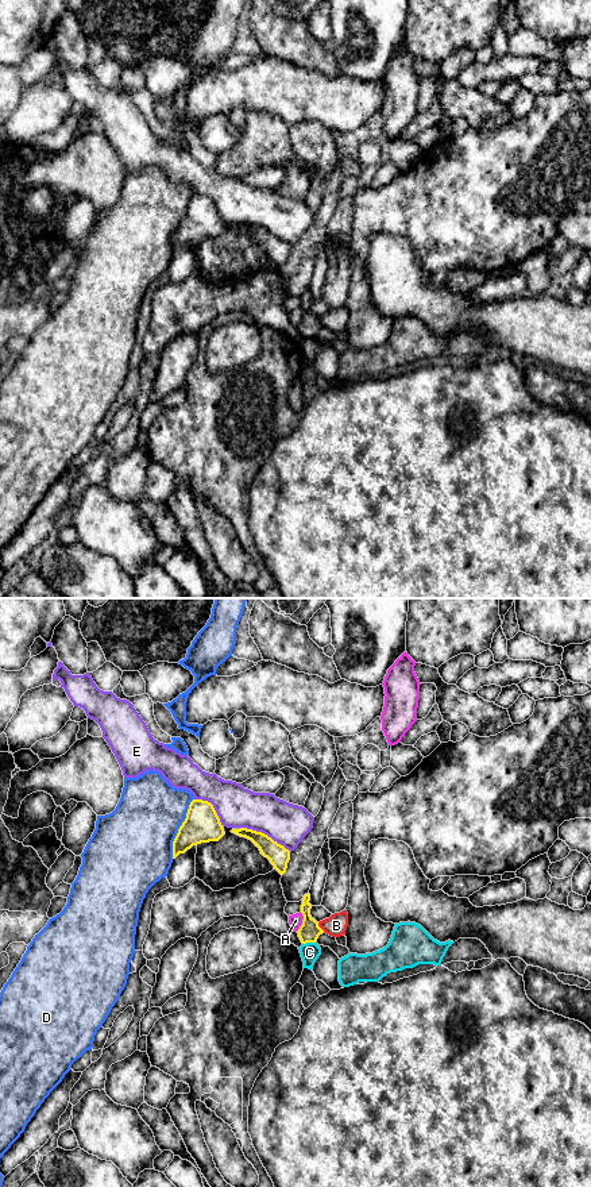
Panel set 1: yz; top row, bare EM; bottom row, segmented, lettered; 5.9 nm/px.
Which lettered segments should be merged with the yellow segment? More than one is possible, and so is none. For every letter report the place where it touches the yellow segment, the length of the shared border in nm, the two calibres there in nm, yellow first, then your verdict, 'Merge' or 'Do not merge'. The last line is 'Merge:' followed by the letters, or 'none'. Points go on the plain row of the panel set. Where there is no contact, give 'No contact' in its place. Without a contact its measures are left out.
A: Touches yellow at yz (302, 316). Shared border 120 nm. Thickness 120 nm (yellow) against 80 nm. Do not merge
B: Touches yellow at yz (320, 323). Shared border 80 nm. Thickness 120 nm (yellow) against 130 nm. Do not merge
C: Touches yellow at yz (308, 336). Shared border 80 nm. Thickness 120 nm (yellow) against 110 nm. Do not merge
D: Touches yellow at yz (180, 223). Shared border 380 nm. Thickness 200 nm (yellow) against 420 nm. Do not merge
E: Touches yellow at yz (266, 230). Shared border 340 nm. Thickness 120 nm (yellow) against 240 nm. Do not merge
Merge: none

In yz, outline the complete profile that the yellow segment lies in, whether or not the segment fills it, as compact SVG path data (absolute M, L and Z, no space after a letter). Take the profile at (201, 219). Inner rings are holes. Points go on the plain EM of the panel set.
M193 194L173 236L173 254L193 240L219 236L224 230L224 223L213 200L208 196Z

